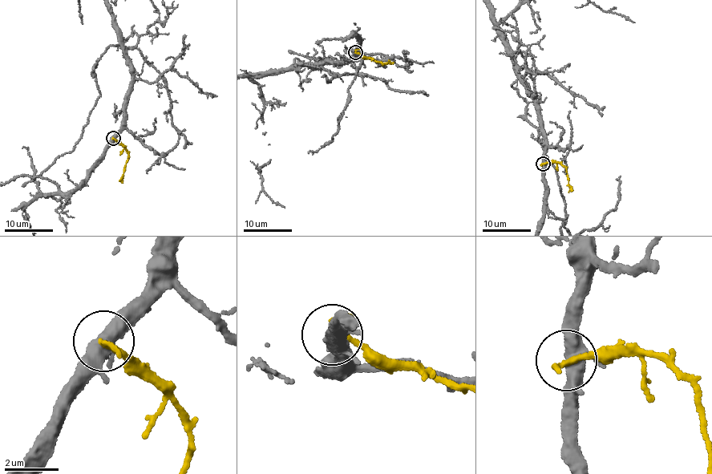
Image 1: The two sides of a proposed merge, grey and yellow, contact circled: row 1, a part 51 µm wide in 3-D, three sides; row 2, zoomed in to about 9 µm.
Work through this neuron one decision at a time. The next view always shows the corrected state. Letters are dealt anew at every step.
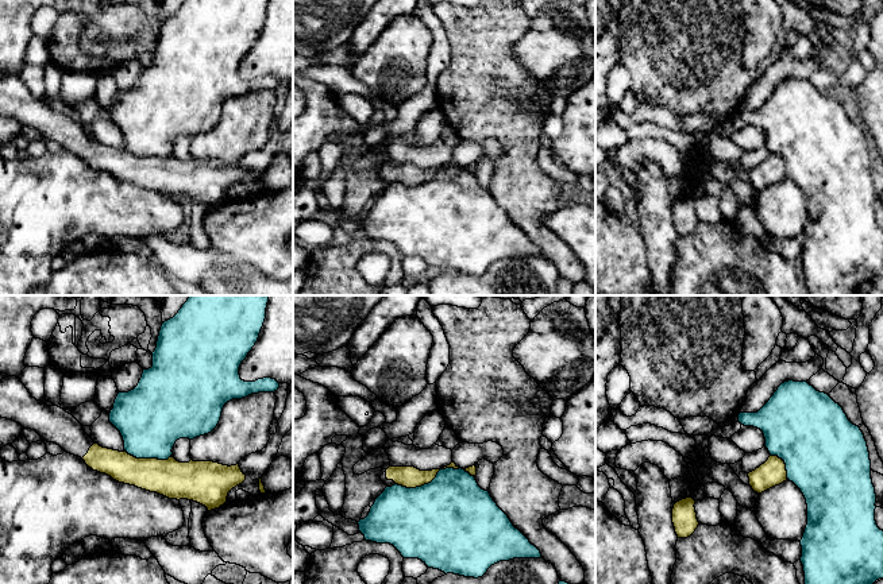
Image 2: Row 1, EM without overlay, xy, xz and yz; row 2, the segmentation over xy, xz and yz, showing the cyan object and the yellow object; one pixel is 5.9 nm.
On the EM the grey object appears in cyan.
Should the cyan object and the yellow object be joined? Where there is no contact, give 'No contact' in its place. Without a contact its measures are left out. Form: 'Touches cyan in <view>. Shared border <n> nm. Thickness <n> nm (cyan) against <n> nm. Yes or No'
Touches cyan in xz. Shared border 400 nm. Thickness 500 nm (cyan) against 130 nm. No

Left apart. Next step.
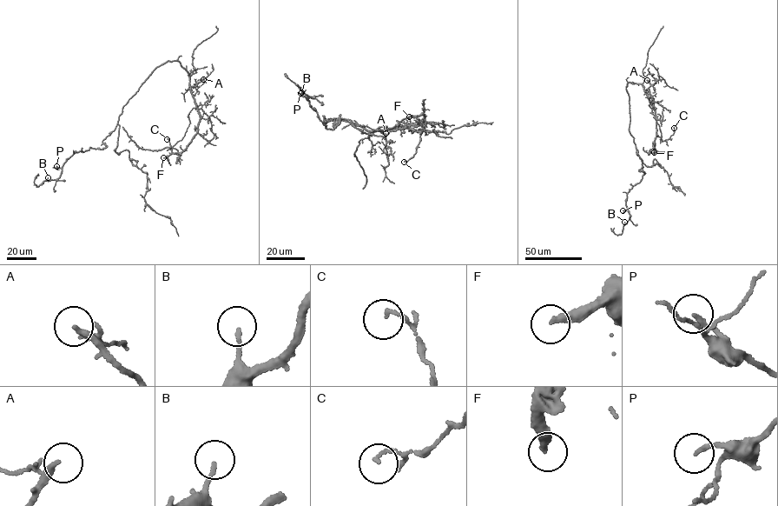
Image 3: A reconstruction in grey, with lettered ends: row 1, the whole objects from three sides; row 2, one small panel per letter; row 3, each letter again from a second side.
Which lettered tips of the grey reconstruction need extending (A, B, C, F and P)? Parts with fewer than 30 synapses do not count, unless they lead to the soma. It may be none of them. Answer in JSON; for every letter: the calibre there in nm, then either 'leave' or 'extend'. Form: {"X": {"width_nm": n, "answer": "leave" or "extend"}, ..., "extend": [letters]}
{"A": {"width_nm": 140, "answer": "extend"}, "B": {"width_nm": 130, "answer": "leave"}, "C": {"width_nm": 100, "answer": "leave"}, "F": {"width_nm": 260, "answer": "extend"}, "P": {"width_nm": 150, "answer": "leave"}, "extend": ["A", "F"]}

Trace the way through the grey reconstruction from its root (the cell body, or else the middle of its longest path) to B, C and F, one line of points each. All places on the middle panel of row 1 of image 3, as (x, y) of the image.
B: (324, 123), (324, 116), (334, 118), (333, 128), (340, 115), (326, 128), (307, 97), (314, 97), (301, 92)
C: (324, 123), (330, 119), (339, 119), (372, 131), (420, 124), (425, 119), (425, 125), (415, 153), (404, 162)
F: (324, 123), (330, 119), (339, 119), (372, 131), (420, 124), (425, 120), (423, 114), (409, 116)

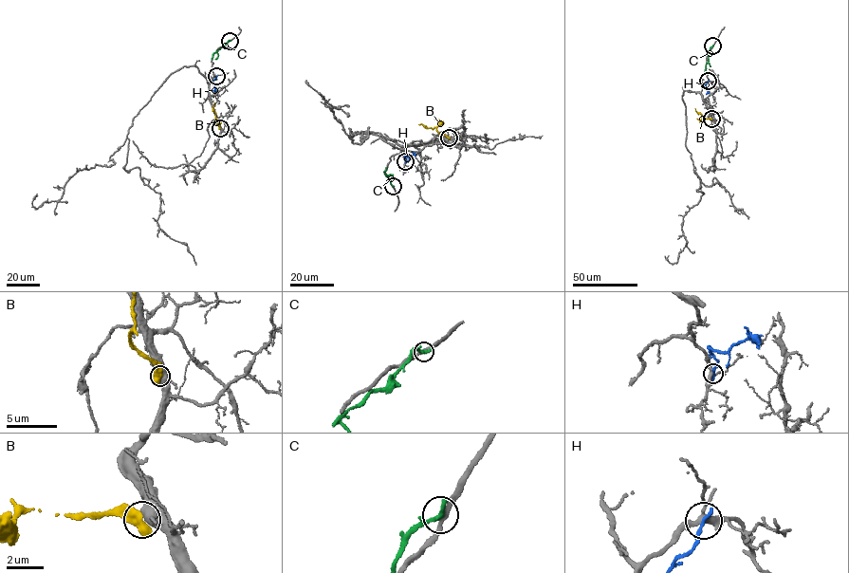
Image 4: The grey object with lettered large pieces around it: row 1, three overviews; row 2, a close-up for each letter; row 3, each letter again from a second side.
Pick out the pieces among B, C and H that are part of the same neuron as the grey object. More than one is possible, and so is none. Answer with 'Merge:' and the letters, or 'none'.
Merge: none

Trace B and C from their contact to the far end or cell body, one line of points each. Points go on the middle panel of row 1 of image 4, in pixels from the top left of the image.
B: (449, 138), (440, 134), (435, 127), (418, 124)
C: (393, 186), (384, 172), (385, 167)

